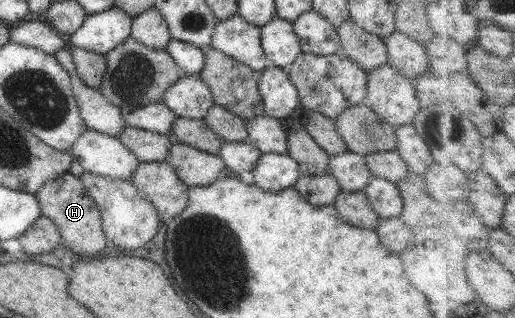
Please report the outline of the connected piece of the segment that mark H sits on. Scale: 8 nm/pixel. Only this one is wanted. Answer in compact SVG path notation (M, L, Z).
M68 172L60 173L54 179L44 182L36 190L40 215L56 224L64 247L68 247L74 253L88 253L94 255L104 249L106 245L105 235L101 232L101 215L96 208L95 201L86 193L79 176Z

